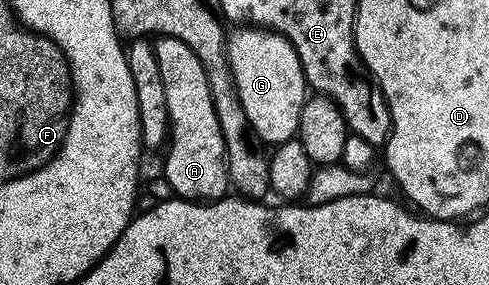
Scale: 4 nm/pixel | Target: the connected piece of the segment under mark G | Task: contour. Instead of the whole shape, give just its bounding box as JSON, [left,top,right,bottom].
[225,32,307,144]

